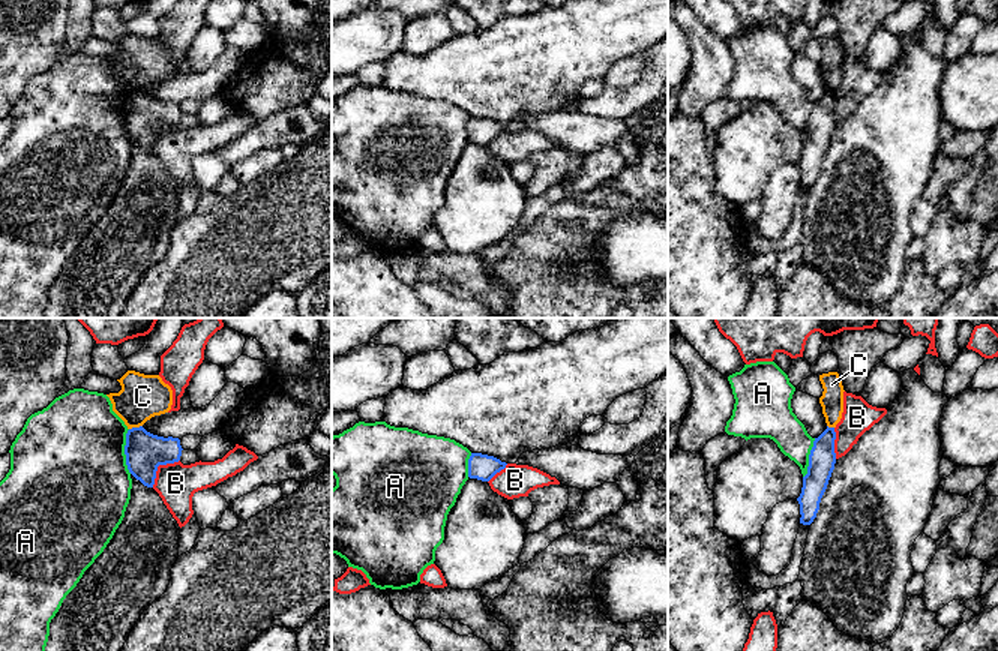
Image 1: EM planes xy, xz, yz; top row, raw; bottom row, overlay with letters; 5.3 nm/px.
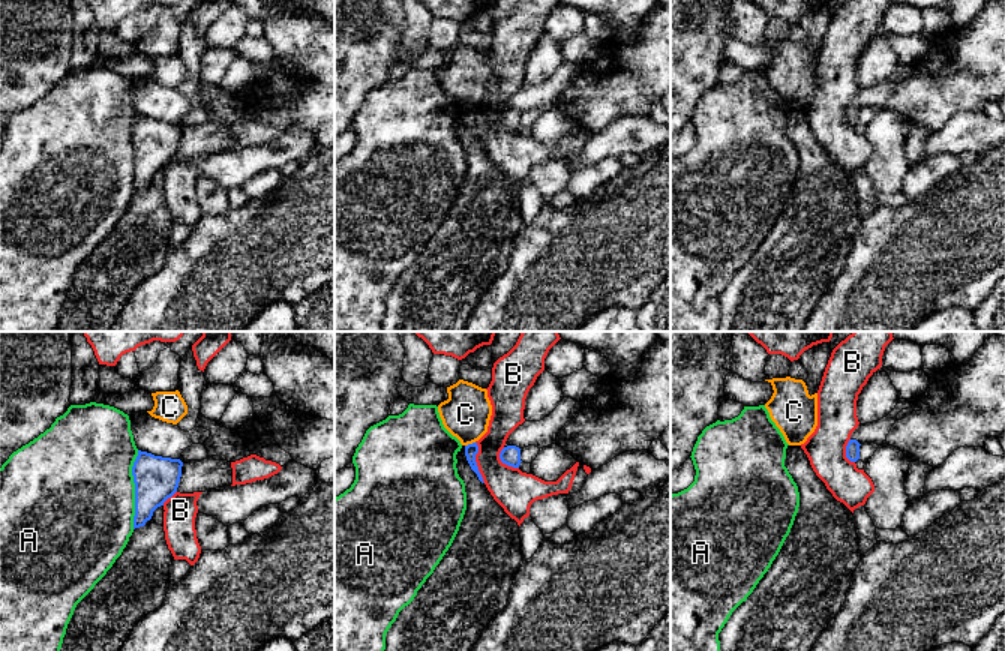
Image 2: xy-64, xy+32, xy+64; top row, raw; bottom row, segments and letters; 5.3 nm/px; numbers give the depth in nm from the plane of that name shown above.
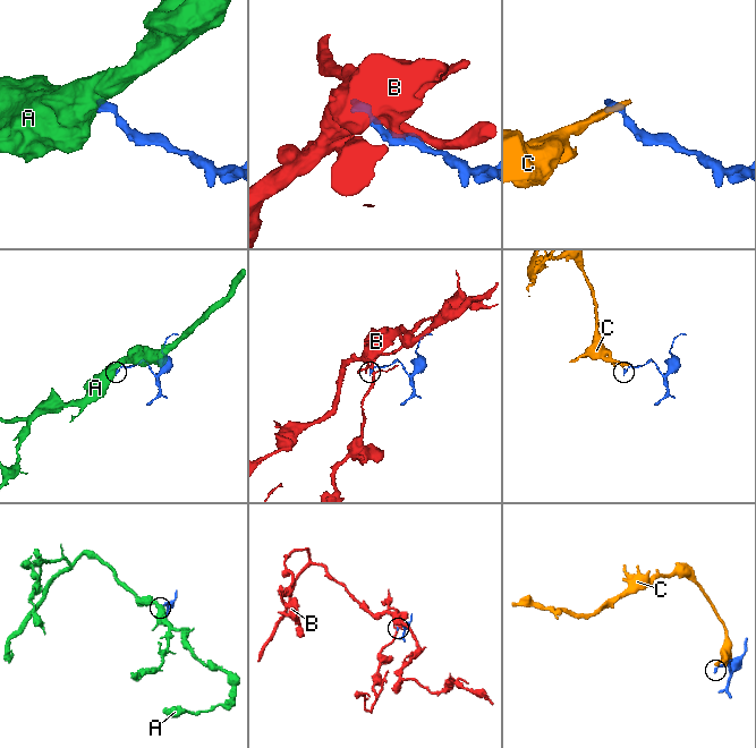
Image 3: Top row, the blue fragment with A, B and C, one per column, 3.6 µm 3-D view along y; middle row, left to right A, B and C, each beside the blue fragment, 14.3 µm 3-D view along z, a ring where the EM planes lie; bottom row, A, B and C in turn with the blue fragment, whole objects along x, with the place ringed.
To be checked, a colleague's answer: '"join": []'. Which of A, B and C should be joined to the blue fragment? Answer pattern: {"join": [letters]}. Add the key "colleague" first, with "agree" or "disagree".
{"colleague": "agree", "join": []}

